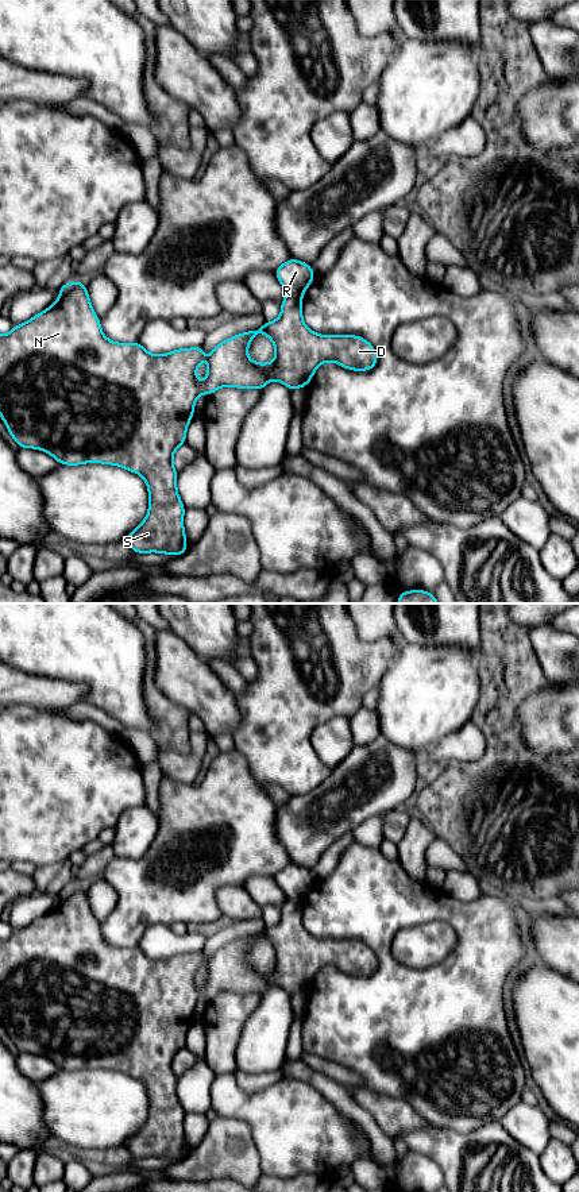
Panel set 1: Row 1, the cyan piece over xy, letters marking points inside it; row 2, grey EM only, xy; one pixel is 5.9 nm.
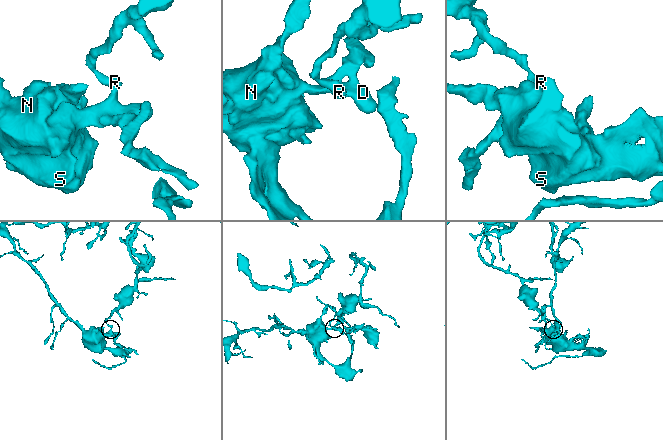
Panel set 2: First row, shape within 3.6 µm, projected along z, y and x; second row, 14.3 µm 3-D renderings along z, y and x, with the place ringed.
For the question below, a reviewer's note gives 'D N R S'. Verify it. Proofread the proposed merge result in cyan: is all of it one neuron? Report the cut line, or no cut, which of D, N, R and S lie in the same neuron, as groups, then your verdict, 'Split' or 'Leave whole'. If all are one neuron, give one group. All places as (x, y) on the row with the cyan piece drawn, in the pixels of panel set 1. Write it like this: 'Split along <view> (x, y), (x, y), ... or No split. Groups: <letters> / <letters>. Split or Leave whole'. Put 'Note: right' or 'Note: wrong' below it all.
Split along xy (288, 293), (300, 300). Groups: D N S / R. Split
Note: wrong

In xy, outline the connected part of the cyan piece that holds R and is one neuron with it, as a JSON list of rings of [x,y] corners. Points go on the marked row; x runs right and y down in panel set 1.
[[[289,258],[283,265],[278,266],[274,275],[283,286],[285,292],[298,300],[302,298],[305,290],[316,278],[309,263]]]

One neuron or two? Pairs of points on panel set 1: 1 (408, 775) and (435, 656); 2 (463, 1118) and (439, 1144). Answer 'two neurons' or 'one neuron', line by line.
1: two neurons
2: two neurons

